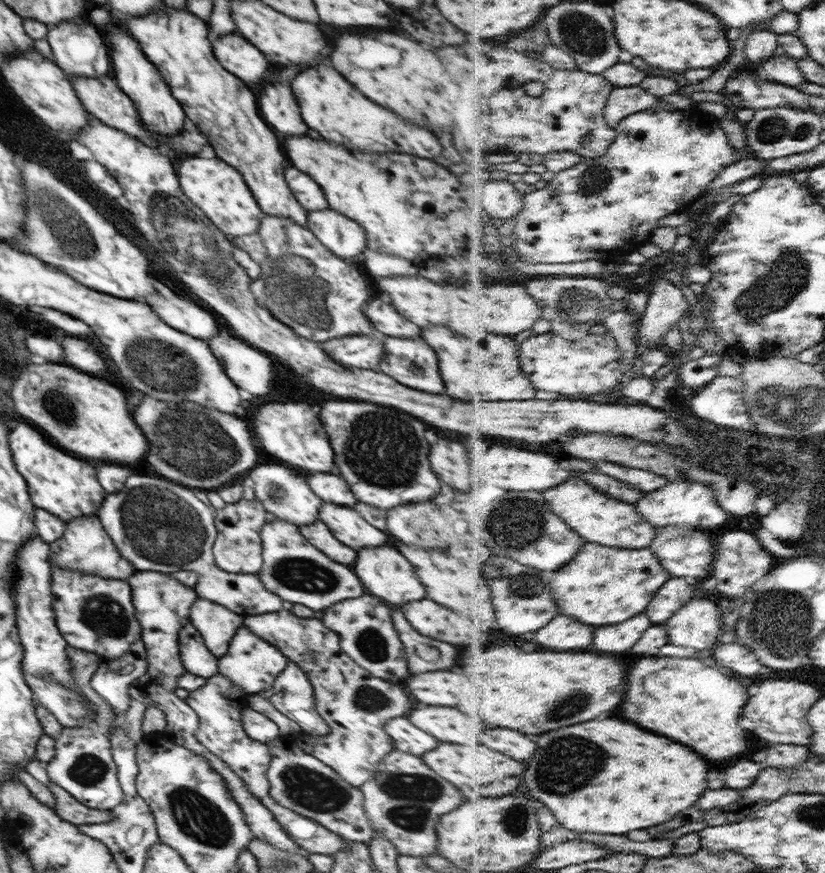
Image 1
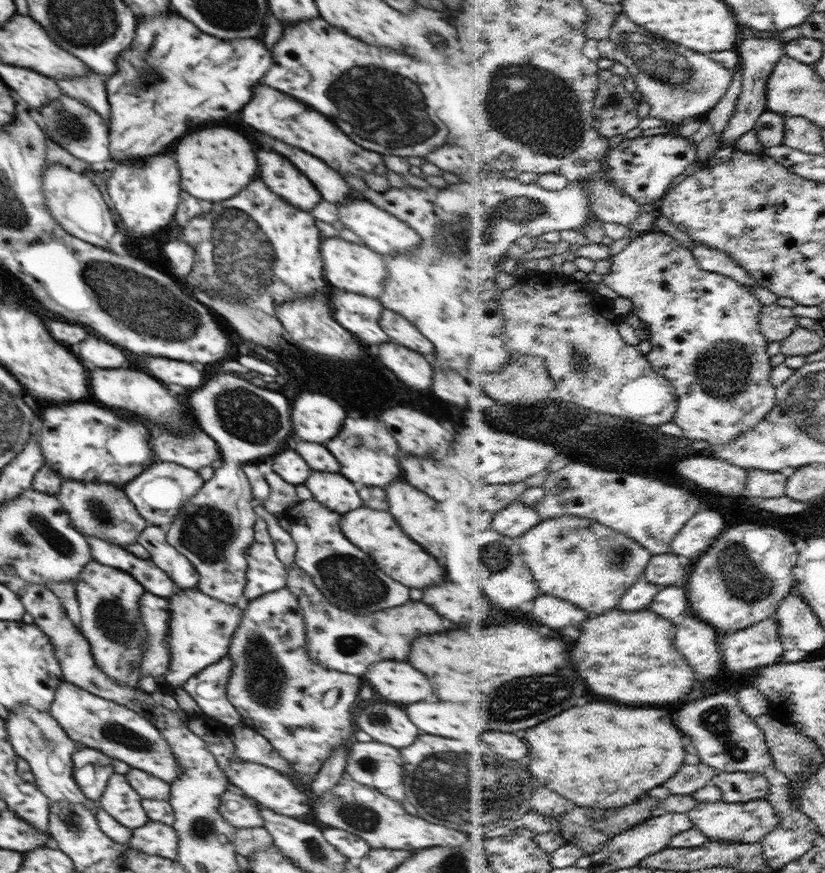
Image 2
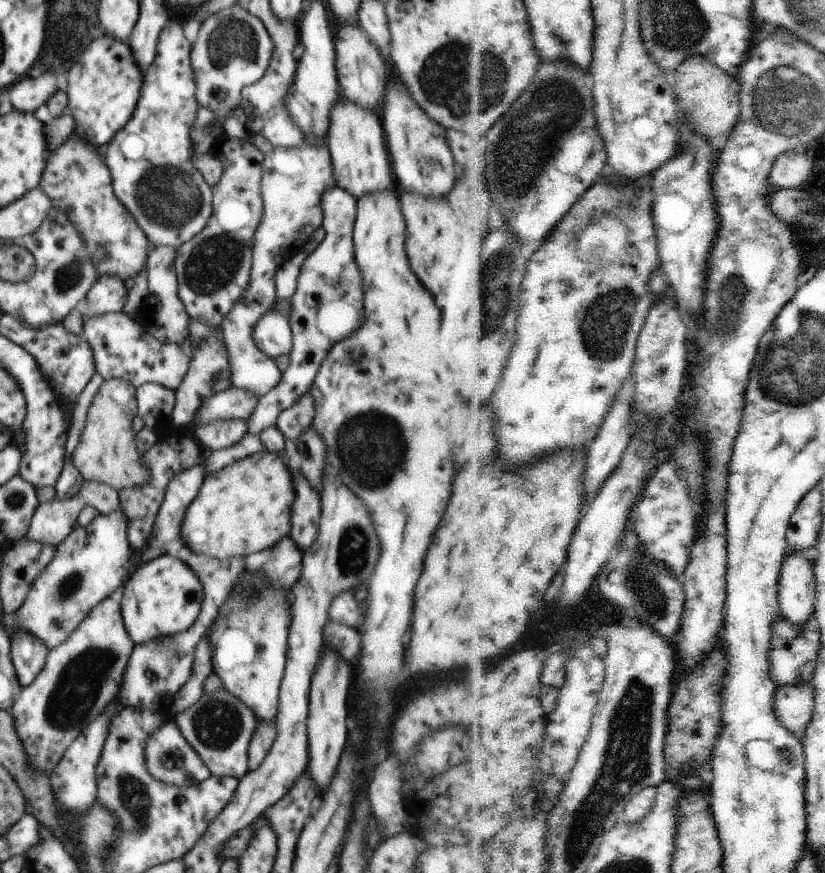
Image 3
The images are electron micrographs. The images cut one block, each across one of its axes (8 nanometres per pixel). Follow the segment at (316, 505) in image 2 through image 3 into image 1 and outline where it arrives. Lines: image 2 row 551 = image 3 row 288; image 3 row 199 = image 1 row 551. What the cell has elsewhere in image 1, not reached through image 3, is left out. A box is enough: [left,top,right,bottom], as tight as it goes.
[298,520,356,564]

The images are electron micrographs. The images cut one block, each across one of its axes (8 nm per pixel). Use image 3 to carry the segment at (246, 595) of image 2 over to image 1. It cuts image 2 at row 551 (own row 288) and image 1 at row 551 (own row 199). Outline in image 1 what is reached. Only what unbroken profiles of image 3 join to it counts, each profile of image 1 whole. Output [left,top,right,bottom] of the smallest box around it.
[258,519,364,611]

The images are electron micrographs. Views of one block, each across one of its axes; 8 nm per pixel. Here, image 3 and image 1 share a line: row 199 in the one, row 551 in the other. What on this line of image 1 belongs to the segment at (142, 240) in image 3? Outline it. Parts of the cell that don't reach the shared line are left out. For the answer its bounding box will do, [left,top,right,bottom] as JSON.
[49,514,136,580]

